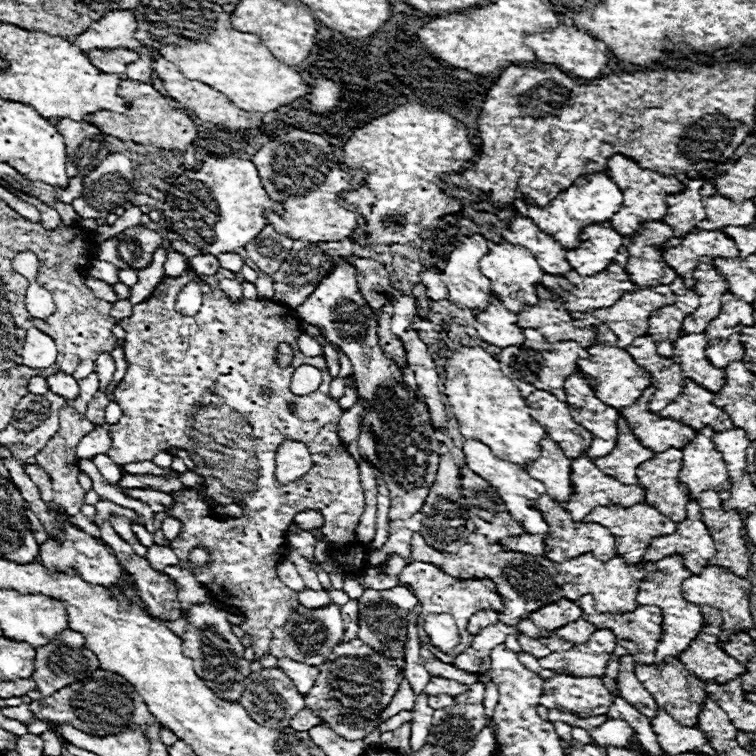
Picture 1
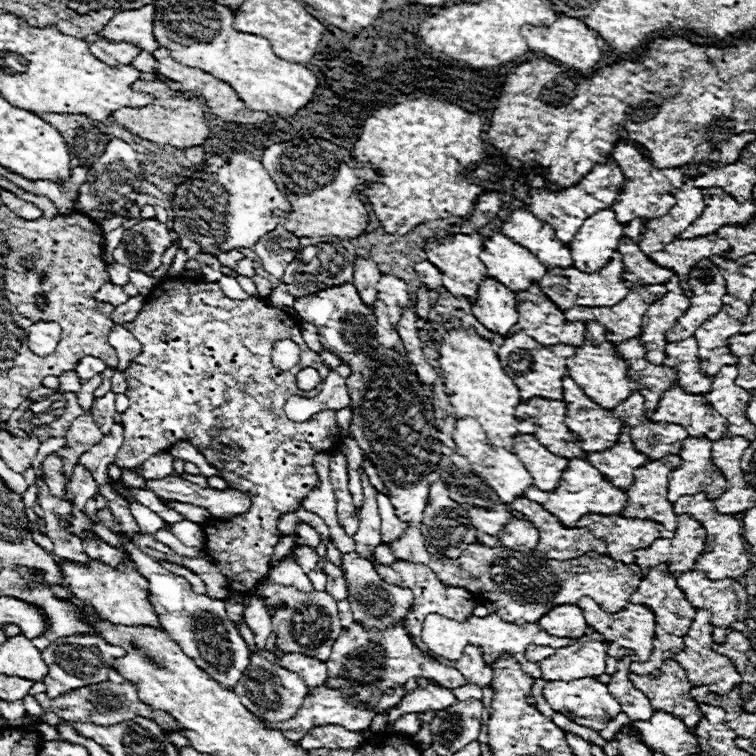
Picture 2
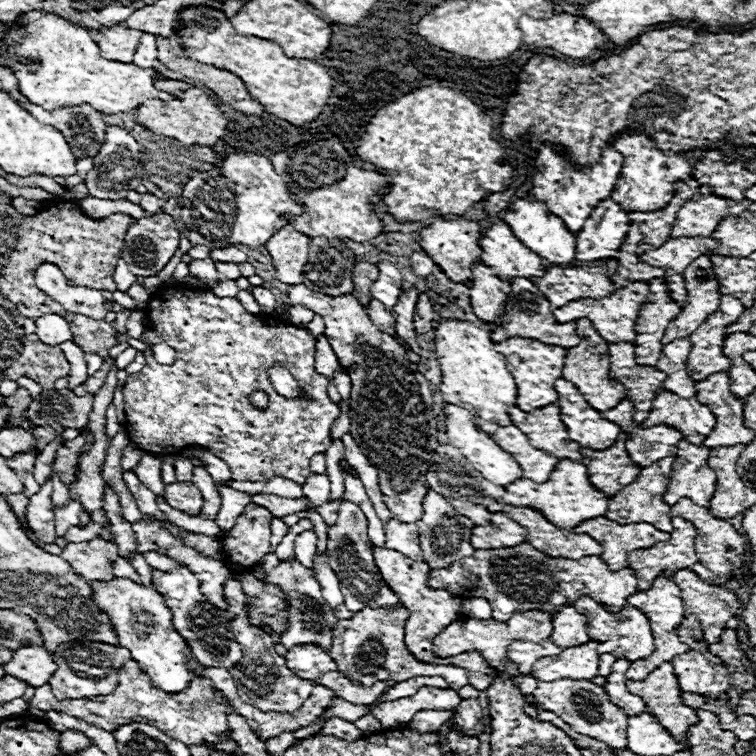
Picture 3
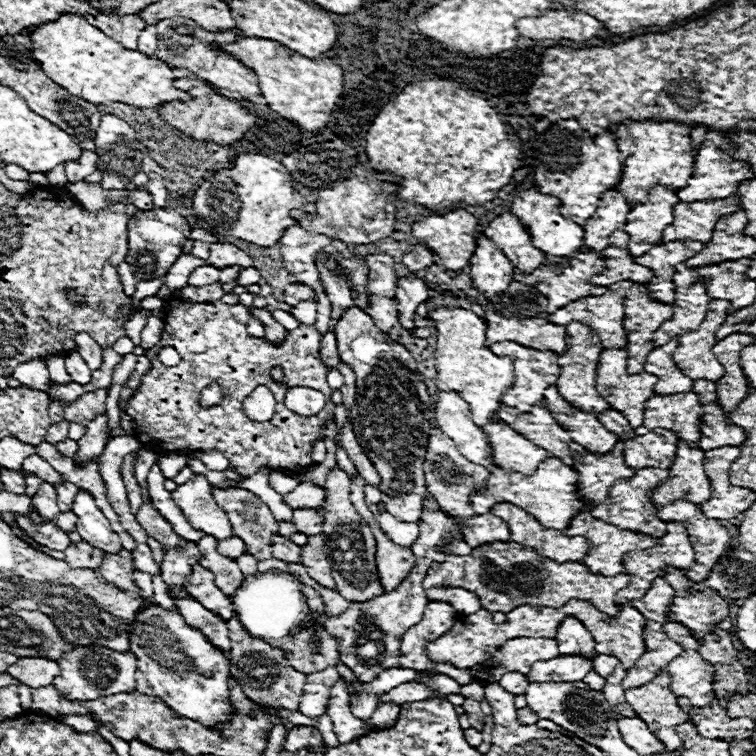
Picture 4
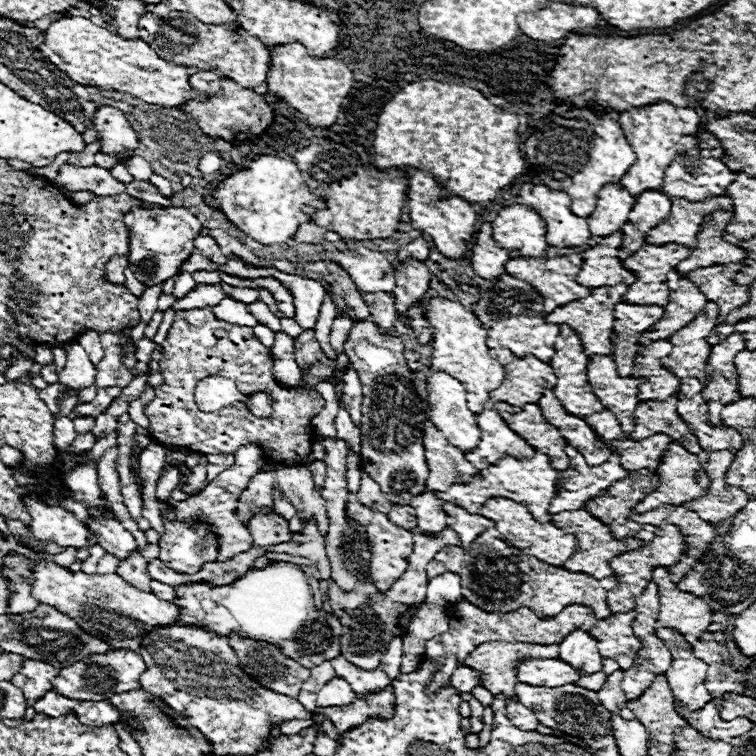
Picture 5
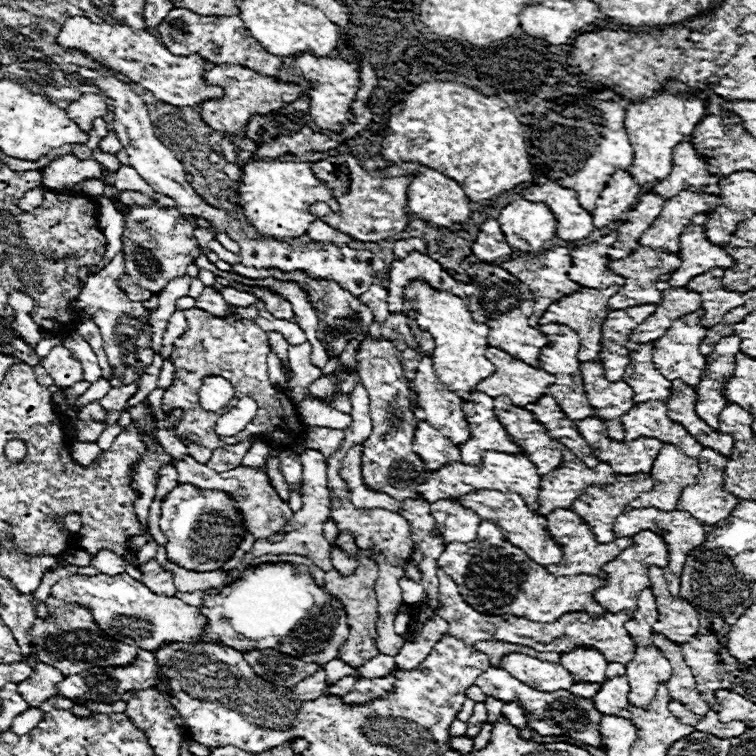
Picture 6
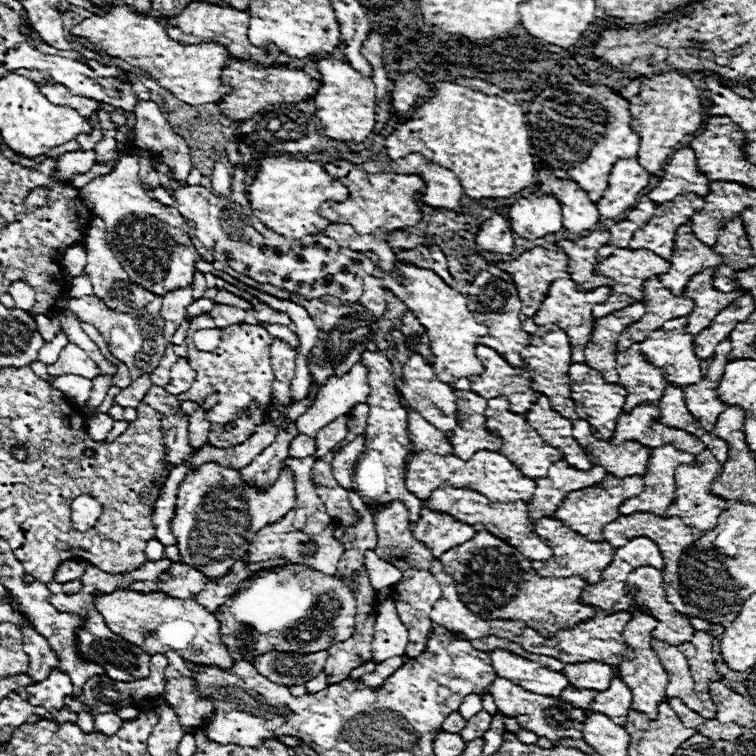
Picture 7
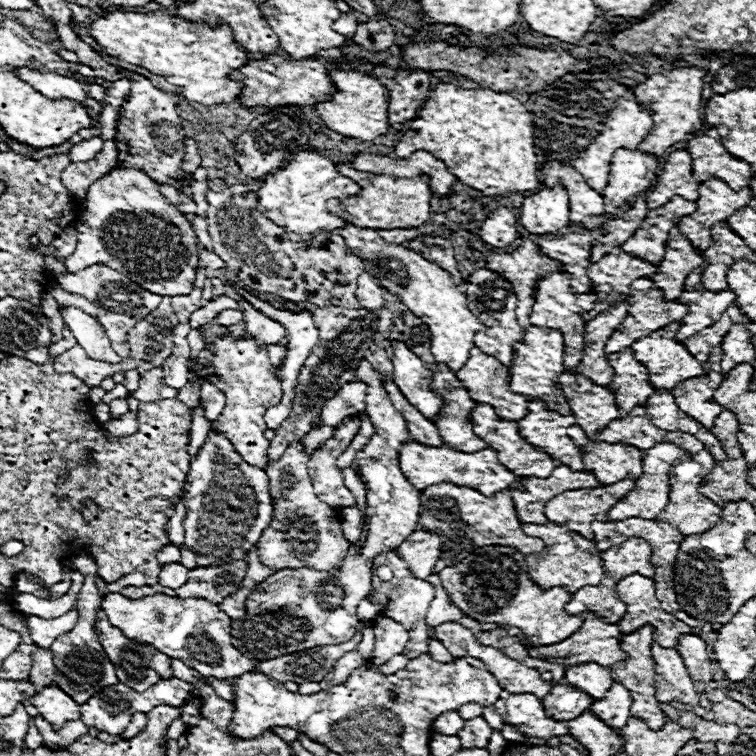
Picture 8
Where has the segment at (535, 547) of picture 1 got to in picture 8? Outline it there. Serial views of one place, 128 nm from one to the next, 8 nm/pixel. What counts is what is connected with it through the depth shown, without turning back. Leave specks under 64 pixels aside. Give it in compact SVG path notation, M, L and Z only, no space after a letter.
M416 530L412 532L412 536L408 536L404 544L400 544L396 554L408 564L410 572L416 578L424 580L428 578L428 574L432 574L432 568L440 556L440 544L440 536L430 534L426 530Z

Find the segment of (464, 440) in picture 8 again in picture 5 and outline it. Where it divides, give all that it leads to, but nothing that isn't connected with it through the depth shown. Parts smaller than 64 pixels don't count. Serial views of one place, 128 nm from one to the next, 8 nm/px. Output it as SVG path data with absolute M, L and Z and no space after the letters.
M484 408L480 414L476 414L476 424L480 424L484 440L480 440L480 448L464 454L464 458L472 466L484 470L500 460L504 454L514 458L532 458L536 454L536 450L526 440L522 440L506 426L506 422L494 408Z

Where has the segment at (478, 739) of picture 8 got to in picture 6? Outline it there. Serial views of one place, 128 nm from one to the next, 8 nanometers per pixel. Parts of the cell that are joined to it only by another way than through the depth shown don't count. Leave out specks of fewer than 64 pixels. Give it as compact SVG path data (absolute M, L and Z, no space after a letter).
M478 702L478 704L474 706L474 714L472 714L472 718L466 722L466 724L468 724L468 732L466 732L466 736L468 736L468 738L478 736L478 732L480 732L480 728L484 726L486 718L488 718L486 706L484 706L482 702Z

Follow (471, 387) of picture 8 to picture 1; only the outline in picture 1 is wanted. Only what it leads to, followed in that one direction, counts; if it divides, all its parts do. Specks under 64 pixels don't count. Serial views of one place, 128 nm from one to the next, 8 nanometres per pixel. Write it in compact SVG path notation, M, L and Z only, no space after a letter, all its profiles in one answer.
M536 330L524 332L526 340L522 346L508 346L498 354L500 368L510 380L522 380L538 390L552 392L558 400L566 402L566 392L564 392L564 380L576 372L576 360L578 358L588 358L586 348L582 348L576 342L546 342Z

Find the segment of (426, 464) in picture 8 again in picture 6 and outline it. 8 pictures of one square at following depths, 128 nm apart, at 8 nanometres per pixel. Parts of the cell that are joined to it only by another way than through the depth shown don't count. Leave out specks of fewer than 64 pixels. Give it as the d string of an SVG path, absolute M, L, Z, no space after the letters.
M484 452L480 464L476 464L476 466L470 466L464 462L444 464L444 468L432 472L420 484L420 496L428 502L448 500L458 494L464 496L464 494L470 494L476 490L498 490L504 494L514 492L514 494L520 494L530 508L536 508L538 490L540 490L540 476L538 476L534 464L526 456L516 456L516 454L506 454L506 452Z

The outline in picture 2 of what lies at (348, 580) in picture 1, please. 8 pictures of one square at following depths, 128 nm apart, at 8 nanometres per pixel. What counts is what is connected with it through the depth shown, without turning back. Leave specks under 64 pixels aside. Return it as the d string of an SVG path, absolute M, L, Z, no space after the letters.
M328 576L328 578L326 578L326 592L328 592L328 594L332 594L336 602L346 600L346 596L348 596L348 590L346 590L346 580Z

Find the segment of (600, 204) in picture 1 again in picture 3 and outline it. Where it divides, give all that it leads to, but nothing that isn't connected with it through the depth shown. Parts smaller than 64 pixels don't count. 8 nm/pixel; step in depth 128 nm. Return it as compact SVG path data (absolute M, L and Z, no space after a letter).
M544 142L538 146L534 160L536 160L536 172L532 178L534 188L530 190L530 194L536 200L544 200L548 210L552 214L556 214L558 218L562 218L564 224L568 226L568 230L576 234L576 232L580 232L580 228L584 226L584 222L588 220L588 216L596 208L596 204L610 196L616 180L620 178L620 168L622 168L624 158L612 146L604 146L602 158L598 164L578 168L566 156L562 156L562 152L554 144Z

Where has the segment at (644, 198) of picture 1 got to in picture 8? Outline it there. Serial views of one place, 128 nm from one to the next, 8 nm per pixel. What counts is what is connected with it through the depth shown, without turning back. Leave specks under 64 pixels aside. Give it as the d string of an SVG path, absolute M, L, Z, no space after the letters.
M670 68L662 74L652 74L646 82L634 88L636 100L642 108L654 114L654 126L640 142L642 152L652 152L662 156L668 146L684 140L686 134L694 134L704 126L704 106L702 106L702 86L704 86L704 68Z

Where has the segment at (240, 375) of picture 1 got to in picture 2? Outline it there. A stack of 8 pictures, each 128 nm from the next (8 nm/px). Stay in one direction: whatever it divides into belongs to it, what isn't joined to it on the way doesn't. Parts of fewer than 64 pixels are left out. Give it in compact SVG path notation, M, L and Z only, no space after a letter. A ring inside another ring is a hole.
M170 278L166 282L160 282L154 294L148 296L136 320L126 324L124 328L130 330L134 338L140 340L142 354L134 358L136 366L128 366L128 370L124 372L128 384L128 390L124 394L130 398L130 406L126 412L122 412L124 444L116 456L116 466L120 468L140 466L150 456L170 450L176 442L180 440L188 442L188 436L192 436L190 432L192 426L202 424L206 426L206 430L214 426L228 426L228 428L236 426L232 428L232 432L224 432L224 440L212 440L212 444L204 444L204 452L208 448L208 460L212 462L212 466L216 466L224 474L224 478L234 484L234 488L252 494L254 504L250 506L248 512L234 516L228 522L206 522L206 526L202 528L206 532L204 550L208 552L210 558L214 558L214 564L220 566L222 574L228 580L228 588L232 592L248 594L256 588L256 584L268 578L270 556L280 540L278 516L284 512L294 512L296 506L302 502L302 498L316 486L318 476L312 470L314 456L326 450L332 452L336 442L340 440L334 410L322 410L306 422L294 422L284 412L284 404L290 396L304 396L304 398L318 396L330 368L324 366L320 356L306 346L302 332L296 326L296 320L288 312L278 310L274 306L266 306L266 302L260 298L232 300L224 296L224 292L212 282L194 282L190 278ZM286 338L298 344L300 362L290 370L278 370L274 368L270 354L274 344ZM308 366L320 370L322 380L312 392L302 392L296 386L296 374Z

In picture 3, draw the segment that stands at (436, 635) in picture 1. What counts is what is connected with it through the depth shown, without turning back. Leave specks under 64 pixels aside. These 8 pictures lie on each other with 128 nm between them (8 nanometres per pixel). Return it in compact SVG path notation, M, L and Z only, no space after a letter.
M528 610L528 612L514 612L510 620L498 622L498 620L478 620L478 618L464 618L456 620L448 628L444 628L432 642L432 652L440 658L448 656L458 656L462 652L480 652L484 660L496 668L496 670L506 670L520 674L516 666L506 664L506 650L512 640L524 640L532 643L540 643L542 640L549 639L552 634L552 616L556 612L540 612L540 610Z

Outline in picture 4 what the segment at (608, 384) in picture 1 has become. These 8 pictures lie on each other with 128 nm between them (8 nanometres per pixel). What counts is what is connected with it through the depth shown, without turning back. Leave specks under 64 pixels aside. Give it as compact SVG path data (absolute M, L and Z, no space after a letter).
M570 322L570 324L566 325L566 331L566 341L569 348L558 358L558 365L561 370L560 380L557 380L556 386L560 388L560 394L568 400L568 404L576 404L576 408L580 408L582 412L600 414L600 412L610 408L606 404L606 400L600 398L600 394L598 394L598 390L594 386L596 366L598 366L598 356L602 352L602 346L596 340L596 336L590 334L590 328L580 324L580 322Z

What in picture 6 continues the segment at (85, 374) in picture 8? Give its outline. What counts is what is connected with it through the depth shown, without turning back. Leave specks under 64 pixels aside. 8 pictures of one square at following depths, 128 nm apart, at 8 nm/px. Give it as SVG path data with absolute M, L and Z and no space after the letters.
M56 346L52 348L52 352L48 356L42 358L40 362L46 372L54 378L54 384L64 388L64 386L72 386L74 382L82 380L82 364L74 358L74 354L66 348L66 346Z

